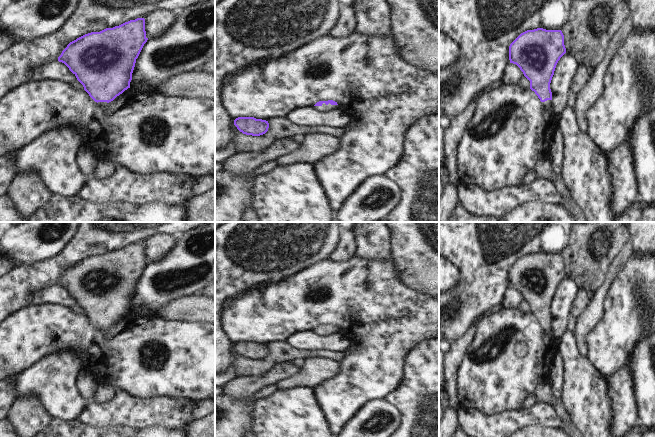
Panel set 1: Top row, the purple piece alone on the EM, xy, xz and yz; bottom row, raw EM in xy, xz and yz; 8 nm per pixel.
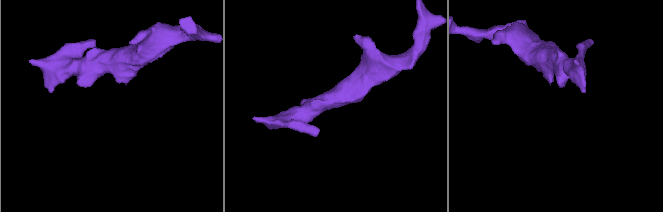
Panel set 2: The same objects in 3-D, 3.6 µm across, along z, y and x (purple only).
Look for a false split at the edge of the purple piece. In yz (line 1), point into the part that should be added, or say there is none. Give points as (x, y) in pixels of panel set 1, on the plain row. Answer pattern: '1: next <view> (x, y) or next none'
1: next yz (548, 329)

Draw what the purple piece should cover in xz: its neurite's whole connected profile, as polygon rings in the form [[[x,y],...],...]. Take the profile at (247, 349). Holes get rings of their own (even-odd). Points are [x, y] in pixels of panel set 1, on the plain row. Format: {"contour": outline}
{"contour": [[[238,341],[234,344],[234,349],[243,358],[252,360],[263,359],[269,352],[268,345],[254,341]]]}

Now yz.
{"contour": [[[543,252],[527,254],[521,257],[509,270],[510,287],[516,288],[520,292],[524,300],[530,305],[530,313],[535,316],[540,325],[544,328],[544,332],[553,337],[557,343],[560,343],[560,339],[556,338],[553,334],[550,307],[554,299],[556,289],[565,277],[566,272],[564,269],[564,259],[561,254],[546,254]]]}

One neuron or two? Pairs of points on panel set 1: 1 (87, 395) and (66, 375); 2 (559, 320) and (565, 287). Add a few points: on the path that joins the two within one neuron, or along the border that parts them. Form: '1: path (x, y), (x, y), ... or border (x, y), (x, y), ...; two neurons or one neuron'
1: border (82, 368), (75, 377), (75, 388), (87, 401); two neurons
2: path (560, 312), (565, 295); one neuron

